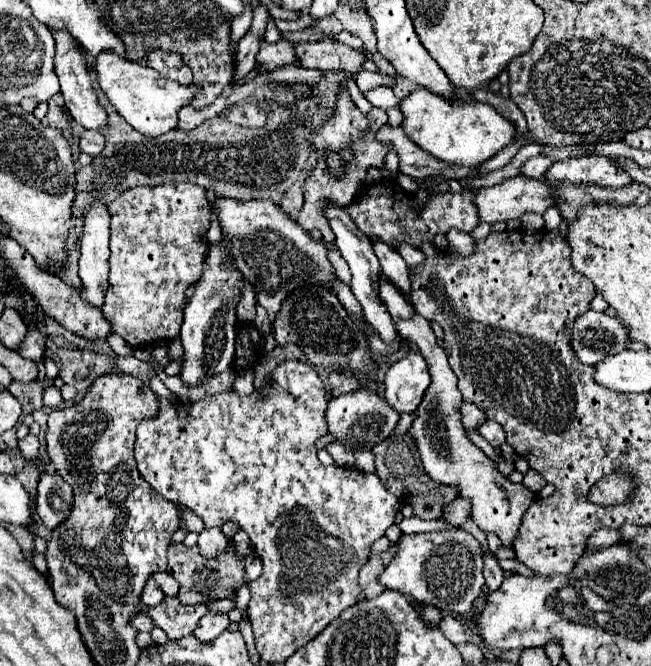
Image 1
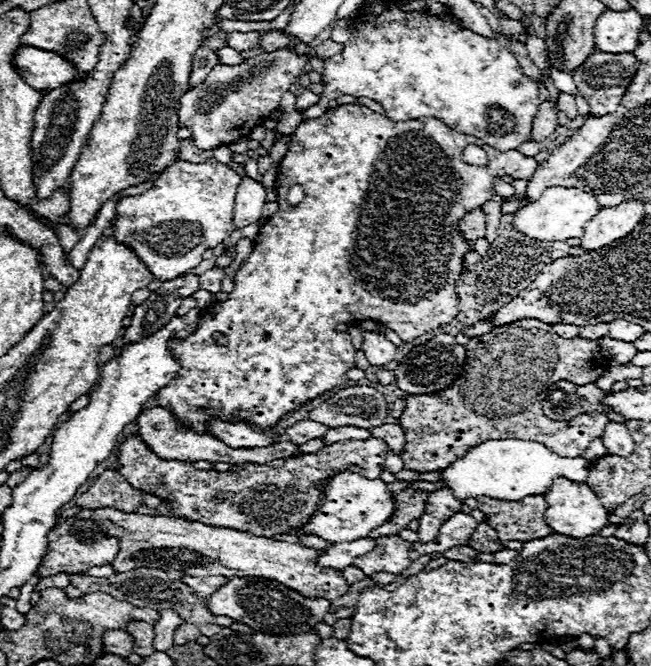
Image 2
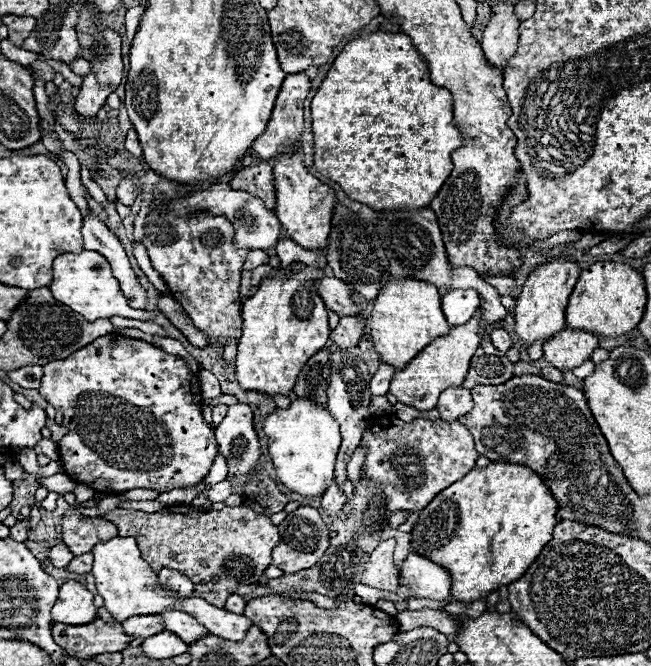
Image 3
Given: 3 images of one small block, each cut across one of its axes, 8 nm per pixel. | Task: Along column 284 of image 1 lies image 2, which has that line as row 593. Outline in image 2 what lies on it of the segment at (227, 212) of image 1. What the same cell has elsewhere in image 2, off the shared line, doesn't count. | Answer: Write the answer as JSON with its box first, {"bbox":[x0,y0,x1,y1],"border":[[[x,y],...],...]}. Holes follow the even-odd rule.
{"bbox":[208,578,330,634],"border":[[[230,578],[208,598],[208,610],[214,616],[228,616],[236,622],[248,624],[260,634],[302,634],[314,628],[330,608],[330,600],[310,600],[292,592],[284,584],[258,578]]]}

